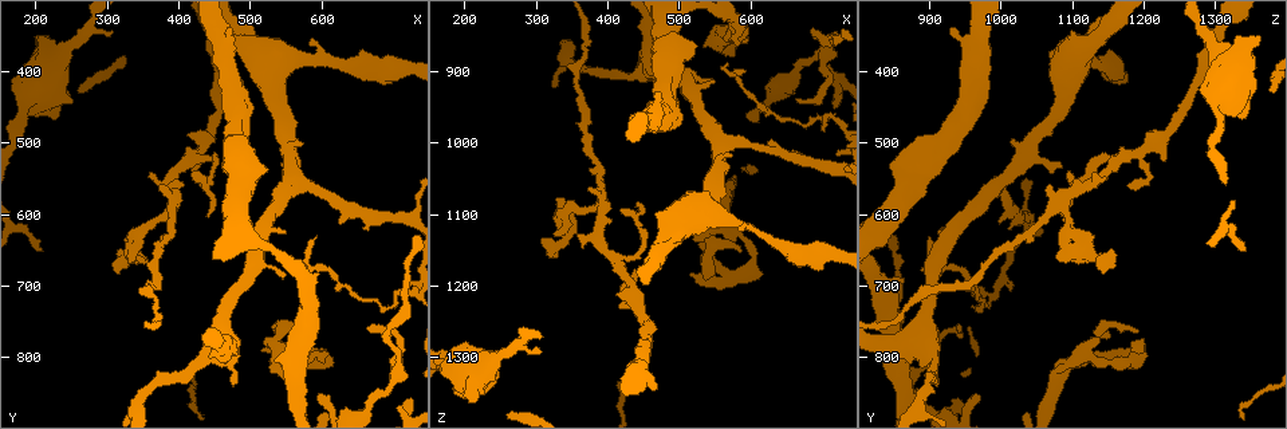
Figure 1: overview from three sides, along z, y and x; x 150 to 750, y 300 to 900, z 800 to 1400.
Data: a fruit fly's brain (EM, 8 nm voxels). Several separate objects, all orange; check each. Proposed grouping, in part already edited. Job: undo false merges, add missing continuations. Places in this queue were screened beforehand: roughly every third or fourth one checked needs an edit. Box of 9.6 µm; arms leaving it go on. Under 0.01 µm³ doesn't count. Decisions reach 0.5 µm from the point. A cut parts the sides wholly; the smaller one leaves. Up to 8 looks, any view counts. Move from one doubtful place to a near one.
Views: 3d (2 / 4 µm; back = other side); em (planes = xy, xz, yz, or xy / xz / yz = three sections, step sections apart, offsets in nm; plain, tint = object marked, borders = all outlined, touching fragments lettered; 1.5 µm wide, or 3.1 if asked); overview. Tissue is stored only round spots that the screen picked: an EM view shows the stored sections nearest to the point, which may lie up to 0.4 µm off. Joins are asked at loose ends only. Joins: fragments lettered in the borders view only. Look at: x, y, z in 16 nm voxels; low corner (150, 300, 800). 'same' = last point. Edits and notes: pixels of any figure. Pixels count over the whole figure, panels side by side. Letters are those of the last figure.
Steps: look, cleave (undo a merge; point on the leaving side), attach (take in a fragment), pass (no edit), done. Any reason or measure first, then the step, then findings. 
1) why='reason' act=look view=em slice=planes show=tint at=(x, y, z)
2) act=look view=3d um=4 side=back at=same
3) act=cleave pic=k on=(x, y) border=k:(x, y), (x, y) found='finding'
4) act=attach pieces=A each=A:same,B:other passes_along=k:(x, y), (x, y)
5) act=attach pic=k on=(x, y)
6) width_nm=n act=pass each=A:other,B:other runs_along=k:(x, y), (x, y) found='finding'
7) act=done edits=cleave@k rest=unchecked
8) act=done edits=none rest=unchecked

why='an open end' act=look view=em slice=xy step=8 show=tint at=(310, 345, 1290)

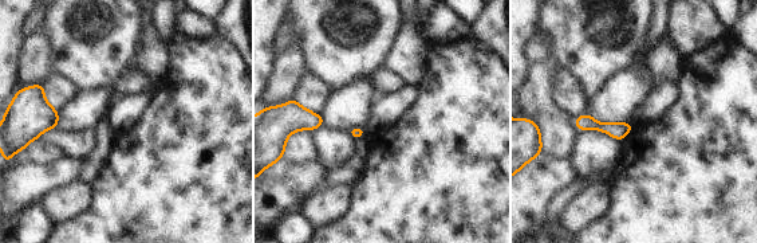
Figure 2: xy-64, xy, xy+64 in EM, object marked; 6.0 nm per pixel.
why='cut it another way' act=look view=em slice=planes show=borders at=same

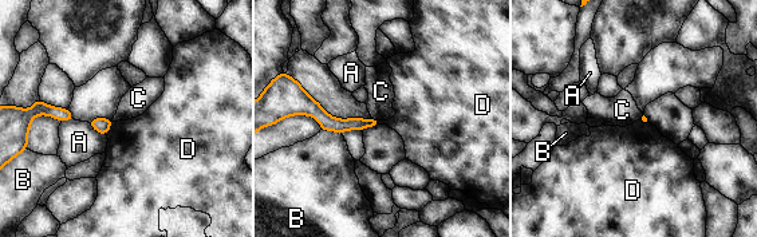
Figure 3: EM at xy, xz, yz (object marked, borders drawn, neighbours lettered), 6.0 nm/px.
act=pass each=A:other,B:other,C:other,D:other runs_along=3:(304, 98), (328, 123), (370, 122) found='none of them fits'

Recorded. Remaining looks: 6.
why='calibre changes' act=look view=3d um=2 at=(415, 525, 1170)

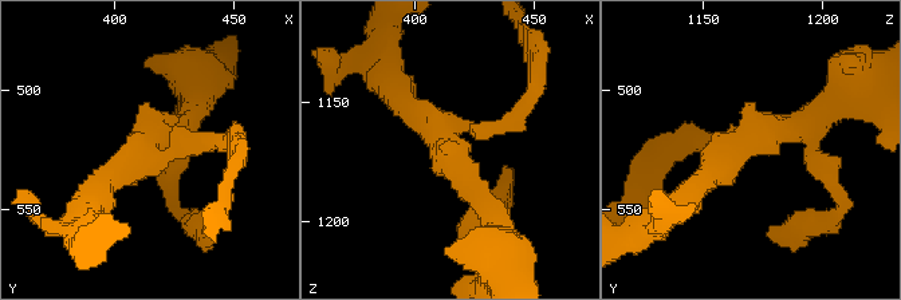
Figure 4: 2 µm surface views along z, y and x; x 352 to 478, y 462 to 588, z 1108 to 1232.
act=look view=em slice=yz step=4 show=borders at=(412, 520, 1166)

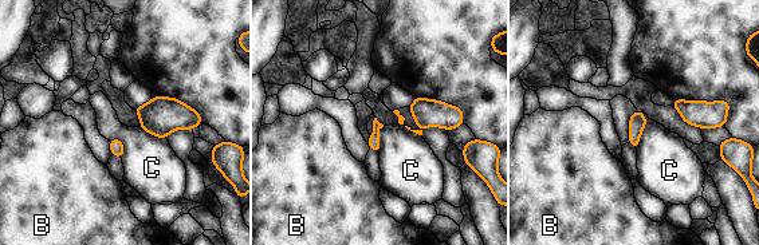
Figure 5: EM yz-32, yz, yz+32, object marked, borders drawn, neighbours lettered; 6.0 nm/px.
arms=4 act=pass each=B:other,C:other border=5:(111, 137), (122, 142), (122, 158) found='continuous, no second neuron'

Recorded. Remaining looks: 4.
why='free end' act=look view=em slice=planes show=tint at=(470, 335, 935)

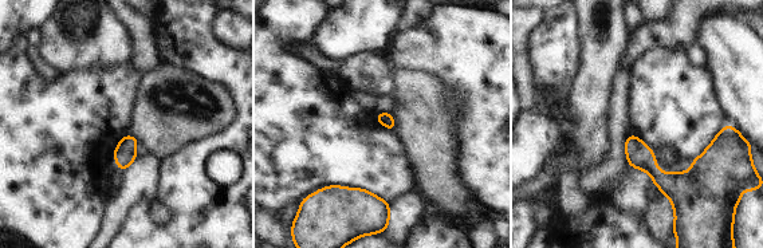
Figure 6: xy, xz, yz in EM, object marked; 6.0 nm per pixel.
why='see the neighbours' act=look view=em slice=planes show=borders at=same

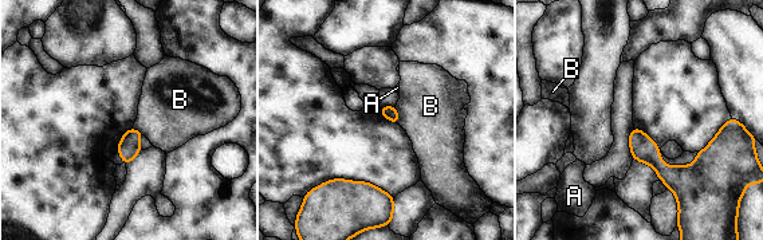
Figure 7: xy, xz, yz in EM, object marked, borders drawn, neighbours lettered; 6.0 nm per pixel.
act=pass each=A:other,B:other runs_along=7:(723, 134), (692, 172), (633, 152) found='no lettered fragment goes on from it'

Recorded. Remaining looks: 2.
act=done edits=none rest=unchecked

